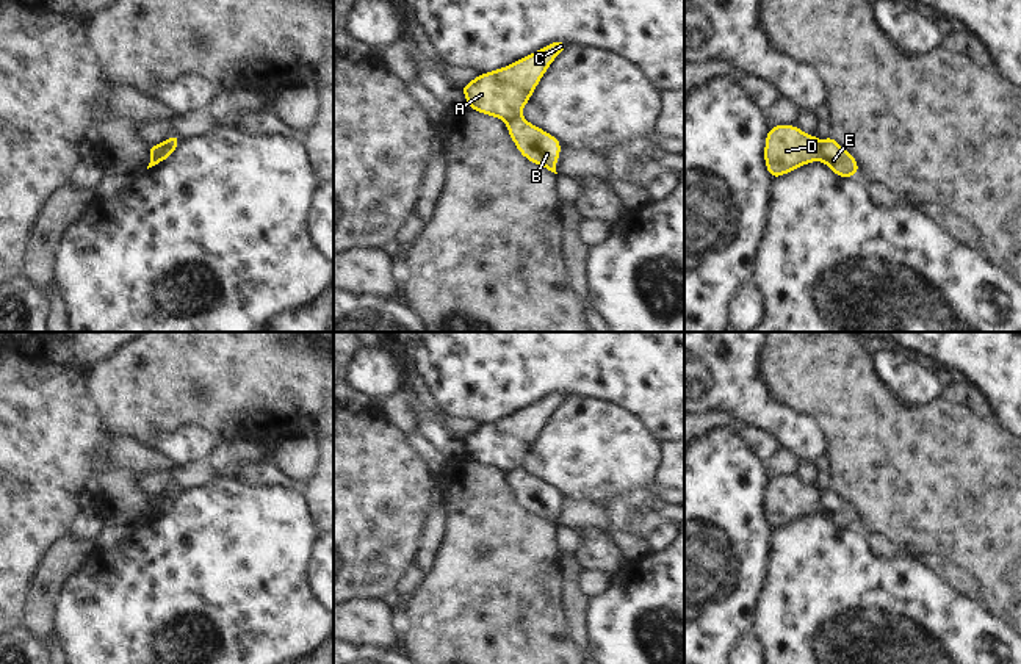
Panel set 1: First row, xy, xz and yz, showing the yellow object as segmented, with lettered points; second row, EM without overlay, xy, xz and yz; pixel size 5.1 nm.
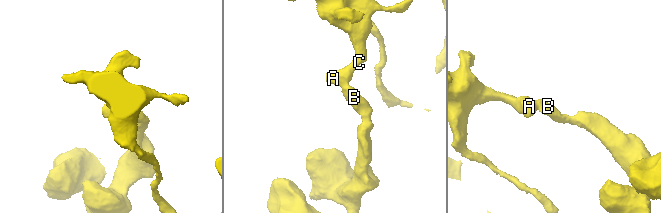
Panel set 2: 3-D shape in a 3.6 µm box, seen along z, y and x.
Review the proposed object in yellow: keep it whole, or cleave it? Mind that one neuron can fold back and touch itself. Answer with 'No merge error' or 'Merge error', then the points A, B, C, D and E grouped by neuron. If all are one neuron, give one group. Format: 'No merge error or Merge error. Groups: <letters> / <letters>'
Merge error. Groups: A C D / B E.

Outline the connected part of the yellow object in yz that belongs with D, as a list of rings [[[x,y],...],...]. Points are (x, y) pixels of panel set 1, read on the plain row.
[[[775,476],[766,485],[764,514],[772,529],[821,511],[821,492],[797,476]]]

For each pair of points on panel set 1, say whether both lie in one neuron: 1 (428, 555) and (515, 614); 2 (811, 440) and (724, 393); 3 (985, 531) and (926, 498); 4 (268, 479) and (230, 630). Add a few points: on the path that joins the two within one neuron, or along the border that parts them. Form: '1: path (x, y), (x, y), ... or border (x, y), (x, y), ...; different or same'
1: border (445, 523), (434, 562), (425, 575); different
2: path (790, 425), (783, 418), (763, 412), (746, 396); same
3: path (971, 517), (952, 498), (940, 498); same
4: border (232, 478), (246, 484), (284, 486), (303, 495); different

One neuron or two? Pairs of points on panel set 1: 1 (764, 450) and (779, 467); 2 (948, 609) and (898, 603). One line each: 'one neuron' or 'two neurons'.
1: two neurons
2: one neuron

